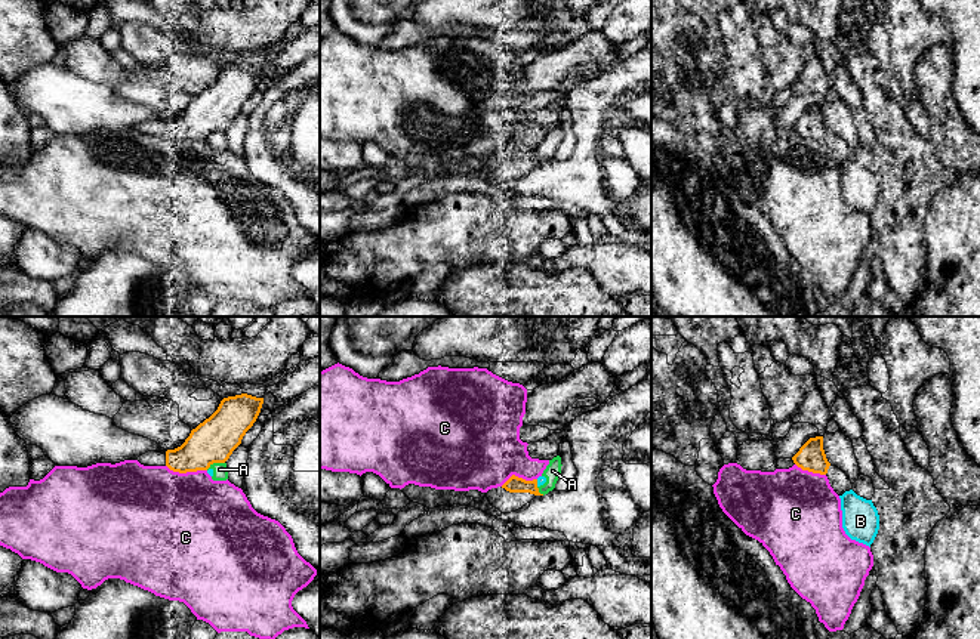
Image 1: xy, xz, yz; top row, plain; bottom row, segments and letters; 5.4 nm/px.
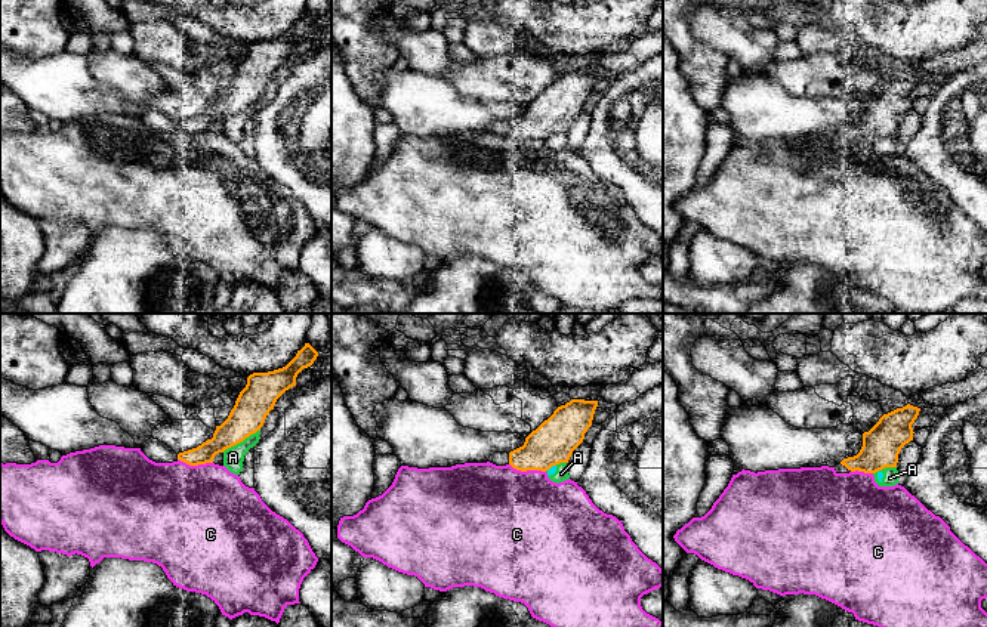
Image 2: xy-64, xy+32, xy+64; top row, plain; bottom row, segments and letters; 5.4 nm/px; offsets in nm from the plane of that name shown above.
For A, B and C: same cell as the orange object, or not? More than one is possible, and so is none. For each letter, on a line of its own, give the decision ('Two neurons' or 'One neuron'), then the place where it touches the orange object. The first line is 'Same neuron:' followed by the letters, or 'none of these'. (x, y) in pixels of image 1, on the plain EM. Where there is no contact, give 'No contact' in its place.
Same neuron: none of these
A: Two neurons. Touches orange at xy (215, 130)
B: Two neurons. Touches orange at xz (536, 151)
C: Two neurons. Touches orange at xy (187, 139)

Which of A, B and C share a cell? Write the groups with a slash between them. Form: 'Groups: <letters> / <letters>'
Groups: A B / C

